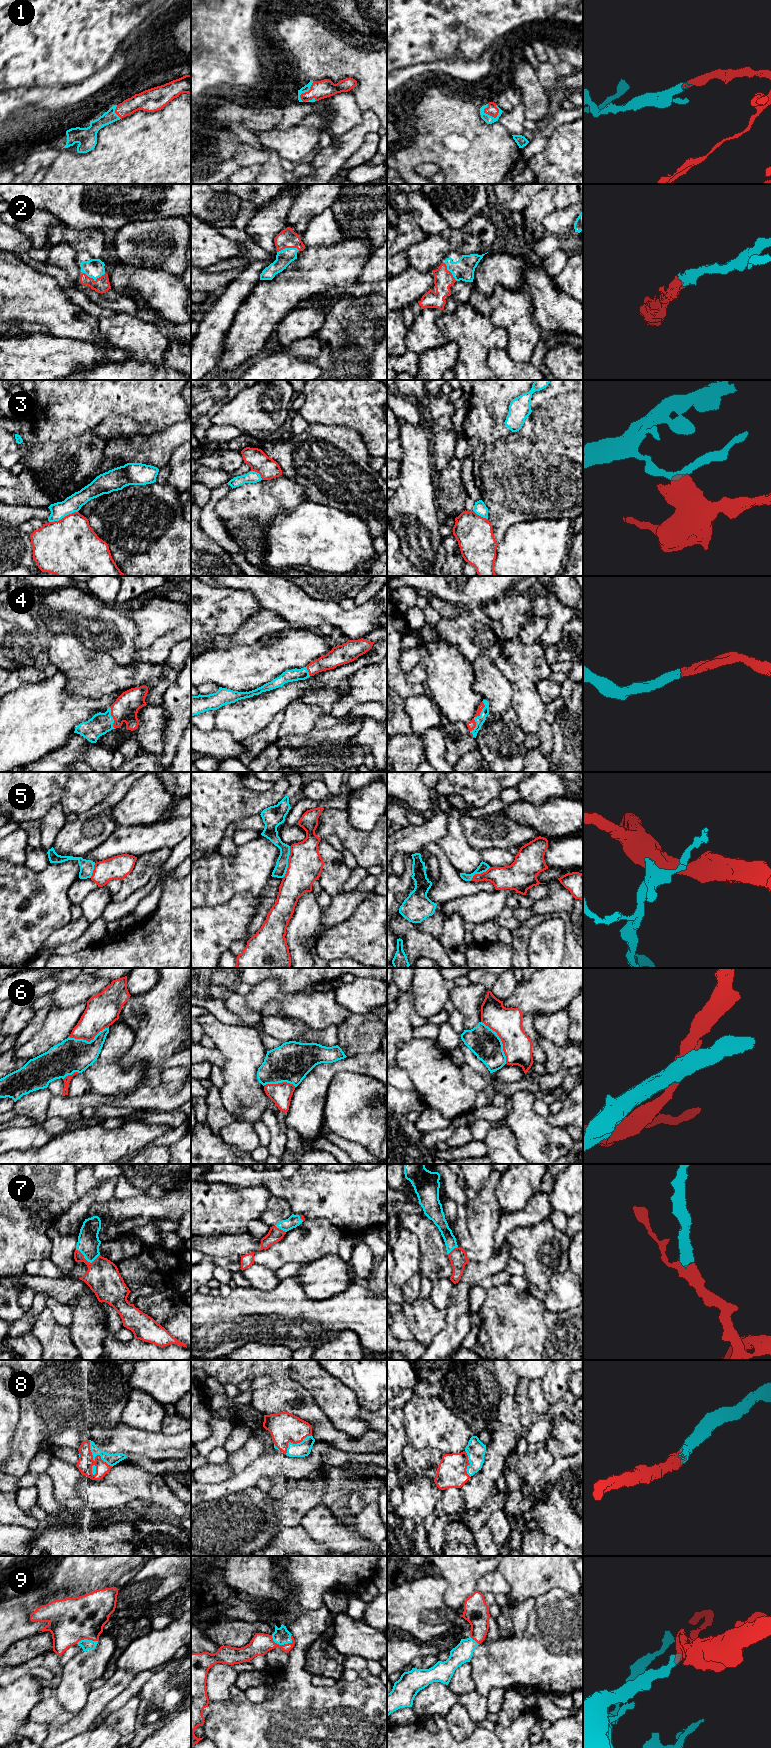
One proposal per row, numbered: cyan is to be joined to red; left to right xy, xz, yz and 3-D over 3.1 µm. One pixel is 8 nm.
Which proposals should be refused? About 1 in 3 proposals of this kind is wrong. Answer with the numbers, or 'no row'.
3, 5, 6

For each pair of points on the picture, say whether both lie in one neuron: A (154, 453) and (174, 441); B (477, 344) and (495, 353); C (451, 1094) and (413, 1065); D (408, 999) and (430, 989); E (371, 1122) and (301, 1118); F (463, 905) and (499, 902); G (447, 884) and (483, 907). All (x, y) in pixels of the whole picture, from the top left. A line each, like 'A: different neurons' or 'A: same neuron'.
A: same neuron
B: different neurons
C: same neuron
D: different neurons
E: different neurons
F: same neuron
G: different neurons

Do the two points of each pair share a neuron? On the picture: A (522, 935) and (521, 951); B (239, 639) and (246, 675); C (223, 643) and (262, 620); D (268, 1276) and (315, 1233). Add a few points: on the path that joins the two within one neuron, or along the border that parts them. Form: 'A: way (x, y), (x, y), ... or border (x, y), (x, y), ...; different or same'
A: way (521, 939), (521, 947); same
B: border (259, 639), (252, 643), (217, 650); different
C: way (233, 641), (252, 630); same
D: border (254, 1262), (265, 1265), (275, 1271); different

